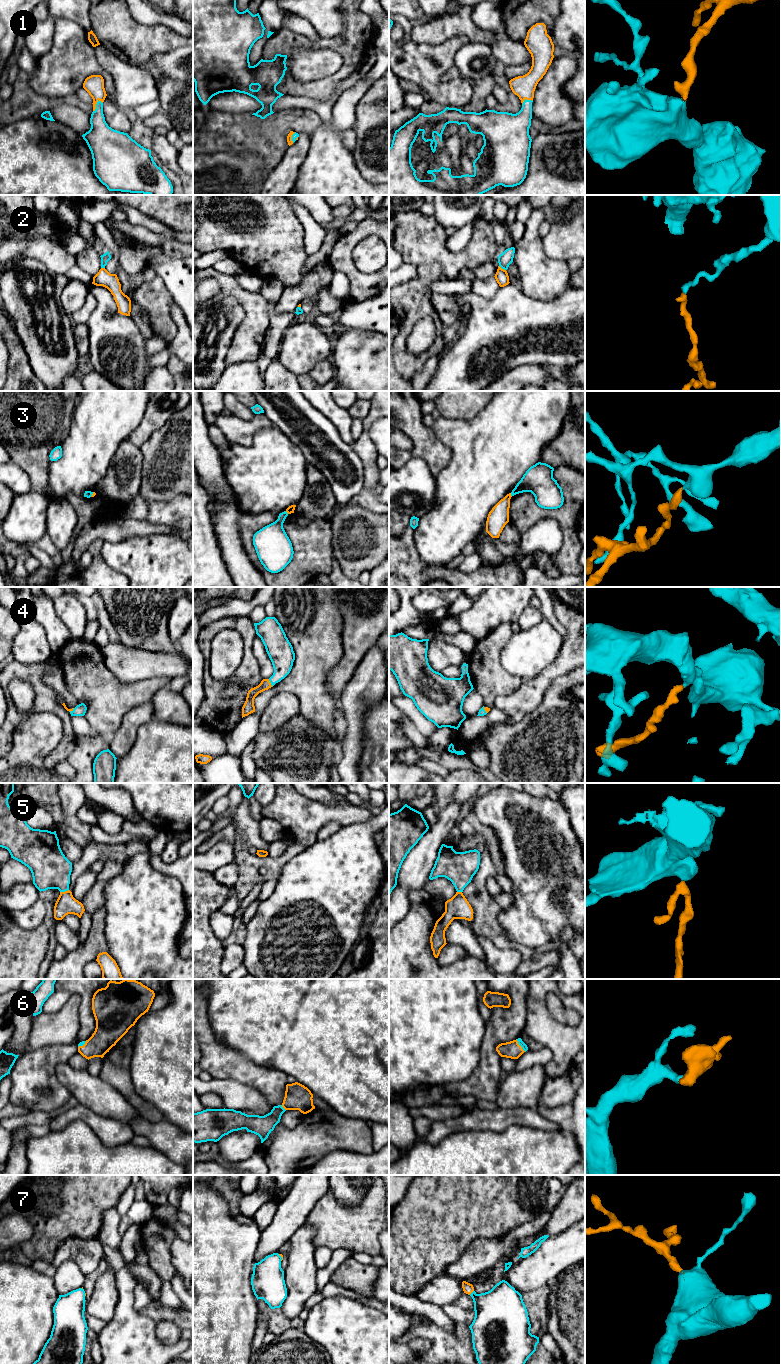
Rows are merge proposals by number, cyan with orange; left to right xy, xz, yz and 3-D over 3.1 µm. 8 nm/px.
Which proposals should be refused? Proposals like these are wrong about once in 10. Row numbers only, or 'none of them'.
3

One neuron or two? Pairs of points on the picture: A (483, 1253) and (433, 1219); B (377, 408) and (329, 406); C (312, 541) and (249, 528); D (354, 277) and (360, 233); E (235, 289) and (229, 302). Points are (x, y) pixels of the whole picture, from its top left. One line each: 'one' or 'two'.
A: two
B: two
C: one
D: one
E: two

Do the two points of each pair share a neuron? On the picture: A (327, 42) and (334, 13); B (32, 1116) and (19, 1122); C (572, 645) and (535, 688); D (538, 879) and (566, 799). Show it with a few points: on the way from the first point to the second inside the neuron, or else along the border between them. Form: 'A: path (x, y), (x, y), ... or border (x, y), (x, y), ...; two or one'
A: border (348, 22), (345, 29), (338, 35), (319, 36); two
B: path (29, 1119), (22, 1121); one
C: path (568, 656), (546, 678); one
D: border (557, 799), (568, 814), (572, 828); two

